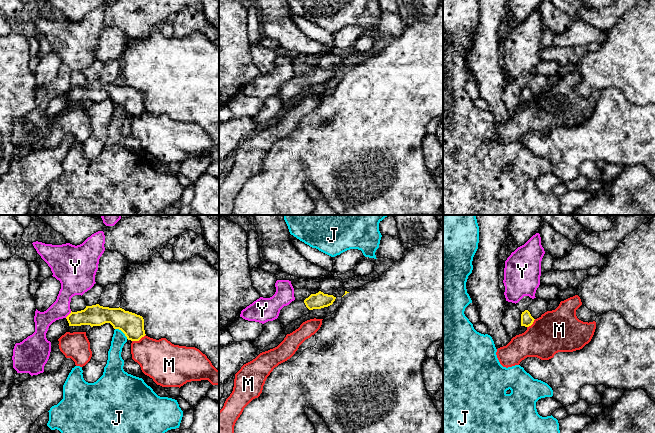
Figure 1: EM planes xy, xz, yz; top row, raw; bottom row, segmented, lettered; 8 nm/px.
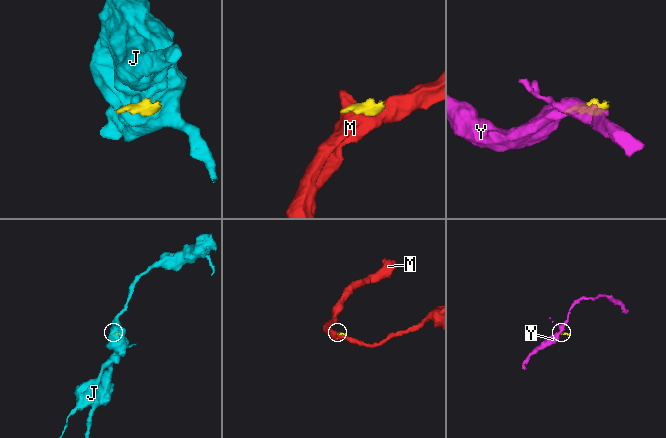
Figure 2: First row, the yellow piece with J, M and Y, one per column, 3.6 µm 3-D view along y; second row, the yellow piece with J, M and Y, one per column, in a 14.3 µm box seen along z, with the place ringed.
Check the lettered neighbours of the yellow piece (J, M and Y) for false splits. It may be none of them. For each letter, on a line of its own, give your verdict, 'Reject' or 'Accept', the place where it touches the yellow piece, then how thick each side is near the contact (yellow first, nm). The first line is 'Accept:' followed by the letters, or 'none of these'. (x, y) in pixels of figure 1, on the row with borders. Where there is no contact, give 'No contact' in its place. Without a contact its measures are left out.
Accept: none of these
J: Reject. Touches yellow at xy (122, 331). Thickness 190 nm (yellow) against 120 nm
M: Reject. Touches yellow at xy (138, 340). Thickness 190 nm (yellow) against 320 nm
Y: Reject. Touches yellow at xy (69, 314). Thickness 170 nm (yellow) against 190 nm

